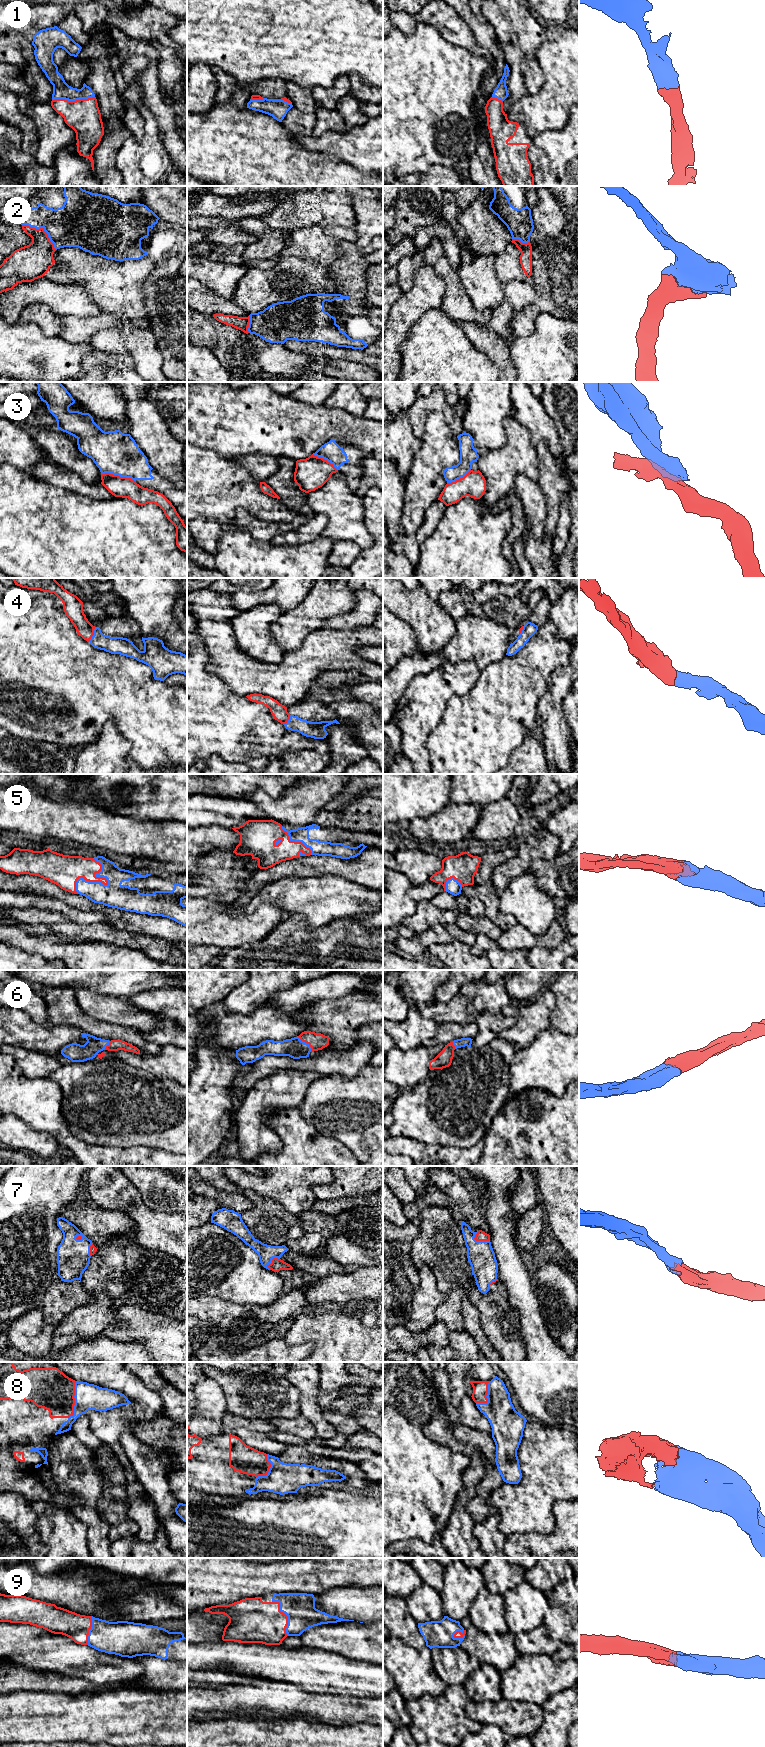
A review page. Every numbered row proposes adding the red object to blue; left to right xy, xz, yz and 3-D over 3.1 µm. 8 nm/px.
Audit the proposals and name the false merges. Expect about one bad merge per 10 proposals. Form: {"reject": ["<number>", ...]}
{"reject": ["3"]}

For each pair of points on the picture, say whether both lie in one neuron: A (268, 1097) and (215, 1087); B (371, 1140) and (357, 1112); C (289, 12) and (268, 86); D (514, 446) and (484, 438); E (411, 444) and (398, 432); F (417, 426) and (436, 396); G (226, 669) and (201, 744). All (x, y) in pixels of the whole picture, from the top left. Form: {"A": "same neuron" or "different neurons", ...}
{"A": "different neurons", "B": "same neuron", "C": "different neurons", "D": "different neurons", "E": "same neuron", "F": "same neuron", "G": "different neurons"}

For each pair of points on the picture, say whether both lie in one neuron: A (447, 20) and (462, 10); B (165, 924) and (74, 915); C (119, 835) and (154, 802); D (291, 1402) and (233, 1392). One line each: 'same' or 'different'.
A: different
B: different
C: different
D: same

